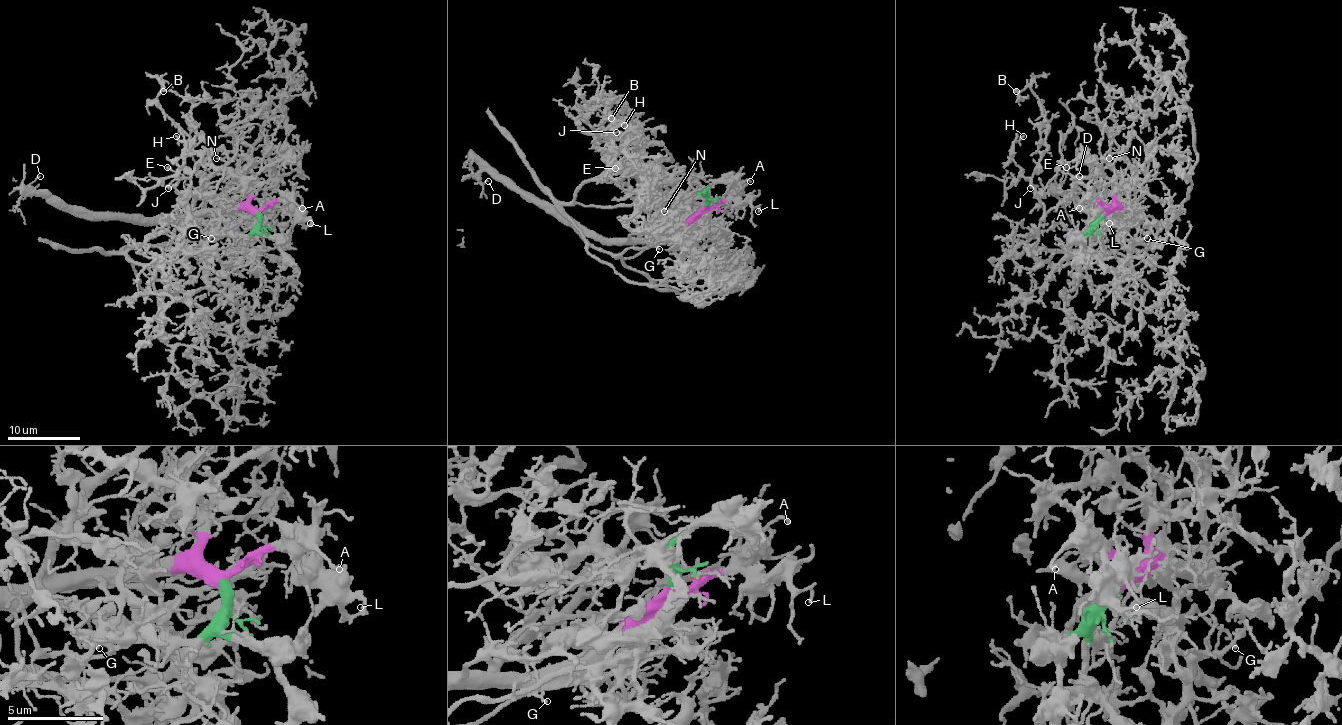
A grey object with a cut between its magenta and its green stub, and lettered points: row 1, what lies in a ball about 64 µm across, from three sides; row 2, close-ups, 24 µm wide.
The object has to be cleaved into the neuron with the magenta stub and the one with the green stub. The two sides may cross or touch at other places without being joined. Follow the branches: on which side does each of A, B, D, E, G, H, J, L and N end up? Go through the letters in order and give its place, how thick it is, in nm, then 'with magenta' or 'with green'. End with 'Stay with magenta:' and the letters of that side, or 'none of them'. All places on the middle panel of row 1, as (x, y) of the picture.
A: place (750, 181); calibre 170 nm; with magenta
B: place (611, 118); calibre 160 nm; with green
D: place (488, 181); calibre 130 nm; with magenta
E: place (615, 168); calibre 140 nm; with green
G: place (659, 249); calibre 110 nm; with magenta
H: place (624, 125); calibre 120 nm; with green
J: place (616, 132); calibre 140 nm; with green
L: place (758, 211); calibre 150 nm; with magenta
N: place (664, 211); calibre 130 nm; with magenta
Stay with magenta: A, D, G, L, N

